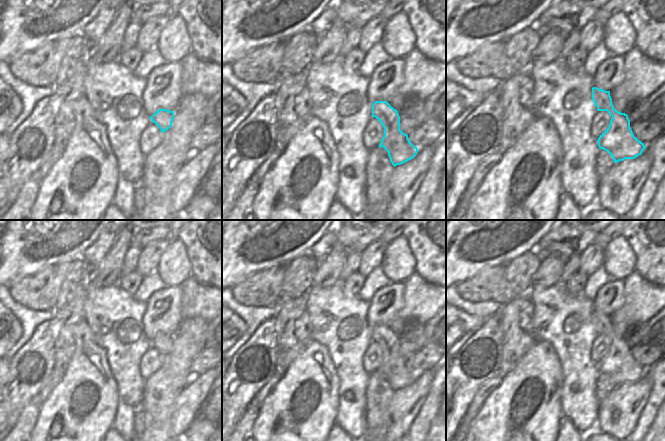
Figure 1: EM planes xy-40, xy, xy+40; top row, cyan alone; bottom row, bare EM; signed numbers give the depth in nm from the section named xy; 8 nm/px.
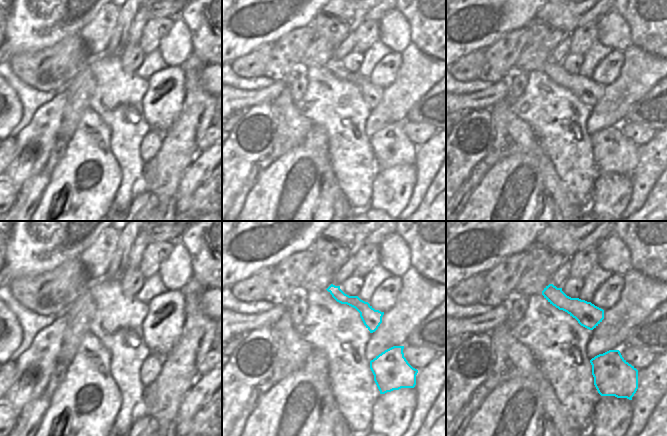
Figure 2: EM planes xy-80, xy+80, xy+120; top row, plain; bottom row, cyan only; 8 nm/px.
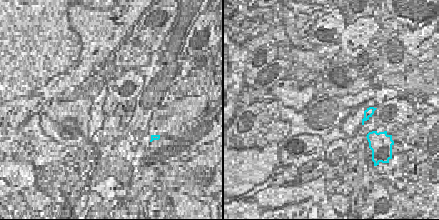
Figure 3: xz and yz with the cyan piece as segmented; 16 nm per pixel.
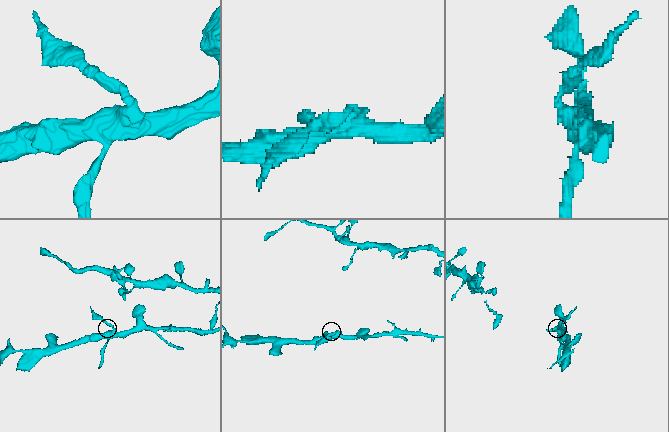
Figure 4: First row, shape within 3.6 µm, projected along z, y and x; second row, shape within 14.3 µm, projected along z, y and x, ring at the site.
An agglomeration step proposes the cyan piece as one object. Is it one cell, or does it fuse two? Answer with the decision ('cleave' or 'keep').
cleave

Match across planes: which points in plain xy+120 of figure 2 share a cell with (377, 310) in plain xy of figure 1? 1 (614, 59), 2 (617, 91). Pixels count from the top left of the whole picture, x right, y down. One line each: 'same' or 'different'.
1: same
2: different

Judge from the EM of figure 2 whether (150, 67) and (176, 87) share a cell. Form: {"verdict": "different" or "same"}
{"verdict": "different"}

